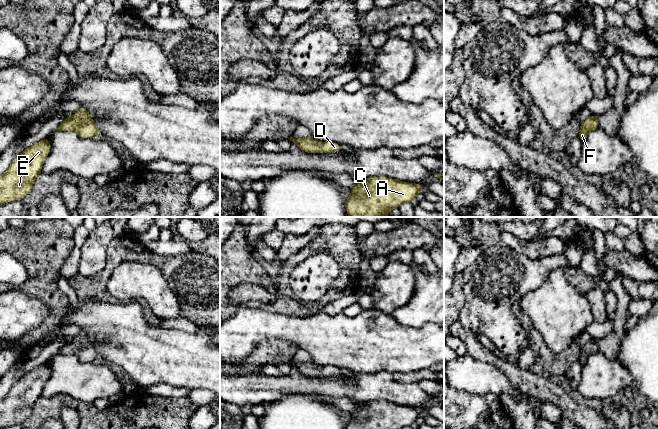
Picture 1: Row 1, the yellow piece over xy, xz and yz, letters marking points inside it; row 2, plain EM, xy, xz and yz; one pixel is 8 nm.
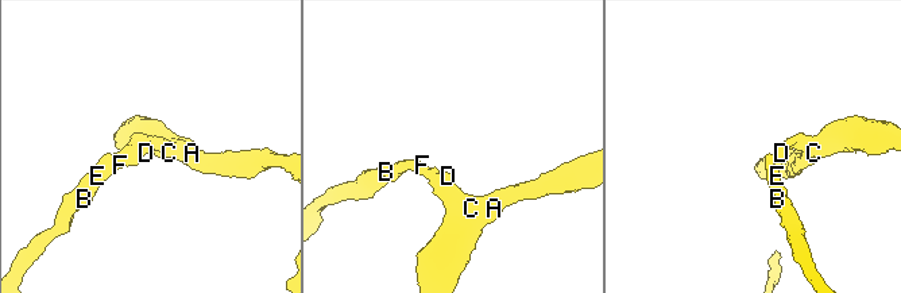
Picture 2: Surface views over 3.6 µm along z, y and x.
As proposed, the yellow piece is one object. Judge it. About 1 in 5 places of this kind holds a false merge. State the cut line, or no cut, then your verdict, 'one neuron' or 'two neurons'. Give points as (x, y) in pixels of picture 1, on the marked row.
no cut | one neuron

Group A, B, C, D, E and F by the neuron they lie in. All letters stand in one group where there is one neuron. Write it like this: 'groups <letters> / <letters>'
groups A B C D E F

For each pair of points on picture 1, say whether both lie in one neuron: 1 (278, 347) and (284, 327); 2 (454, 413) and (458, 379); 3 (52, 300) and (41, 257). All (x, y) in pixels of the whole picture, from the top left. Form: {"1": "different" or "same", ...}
{"1": "different", "2": "different", "3": "same"}

